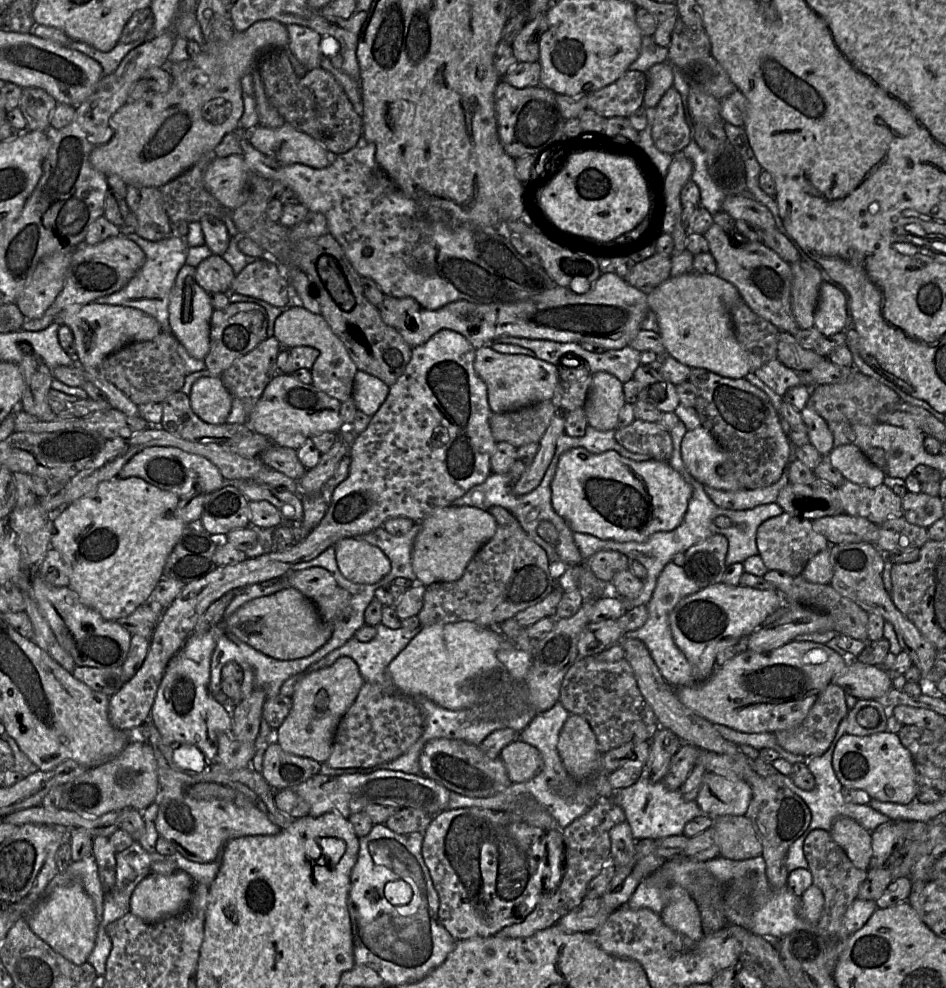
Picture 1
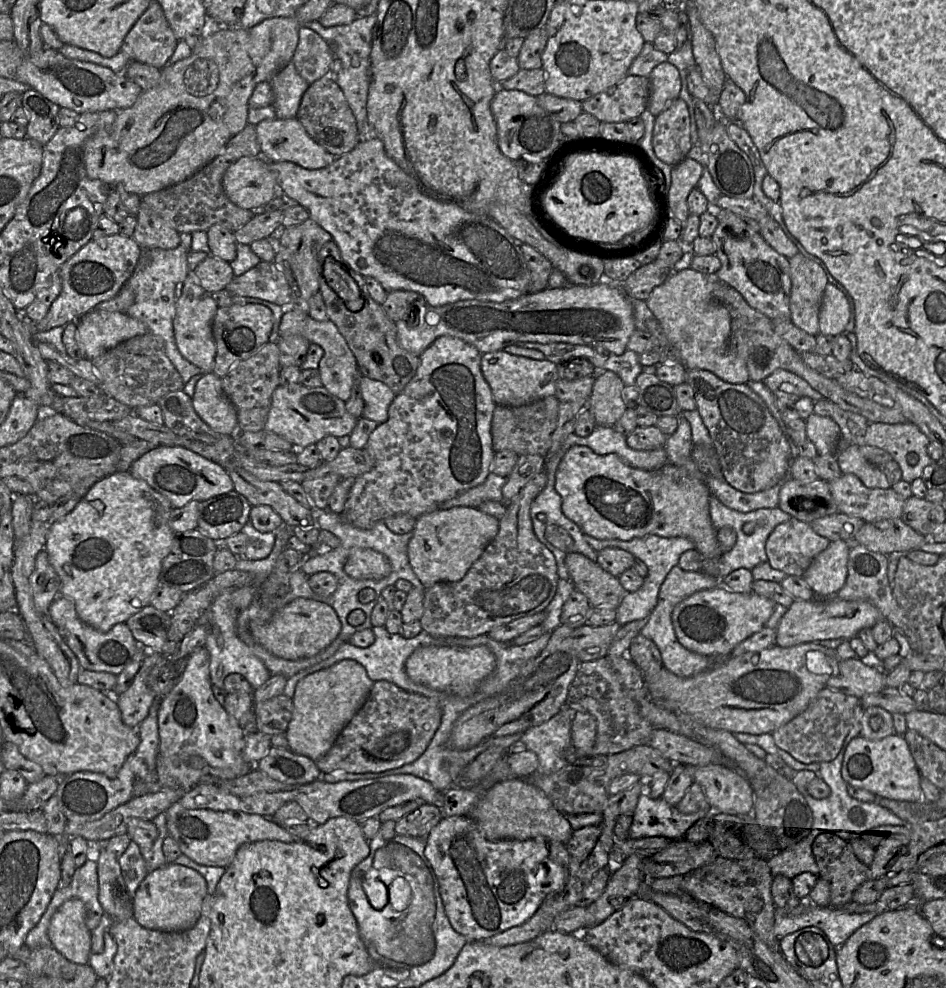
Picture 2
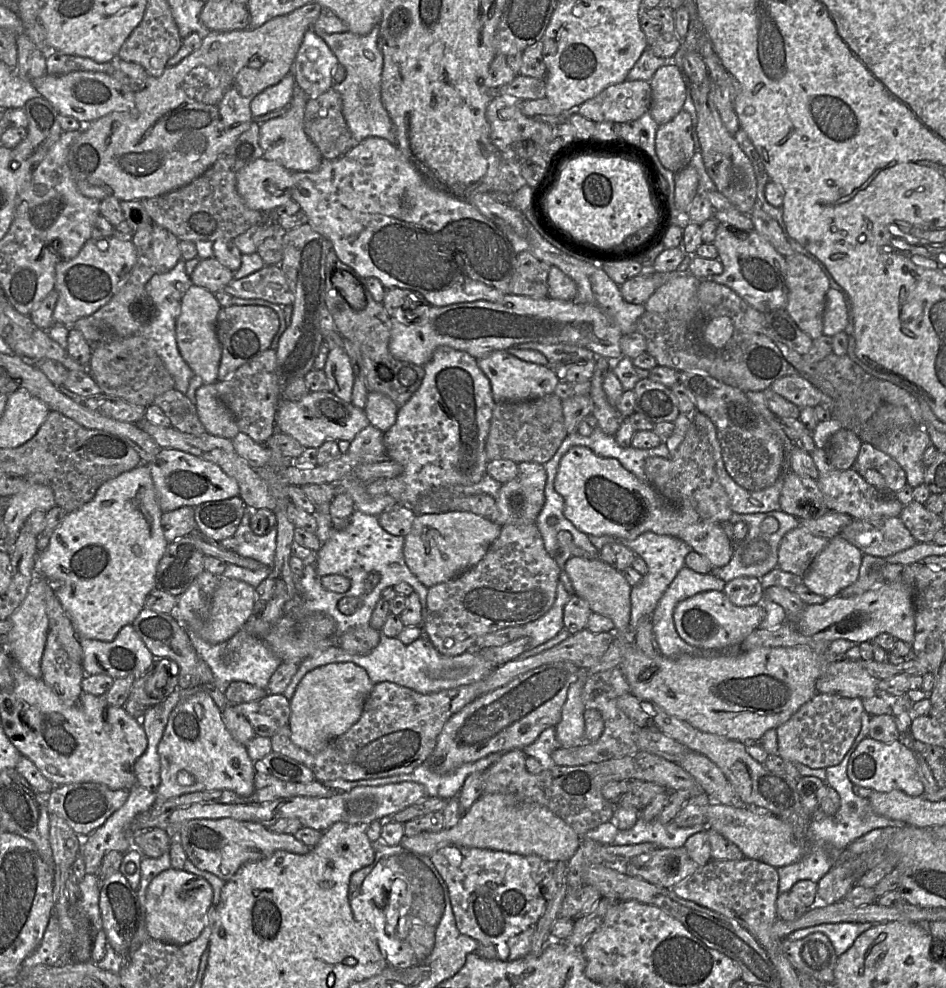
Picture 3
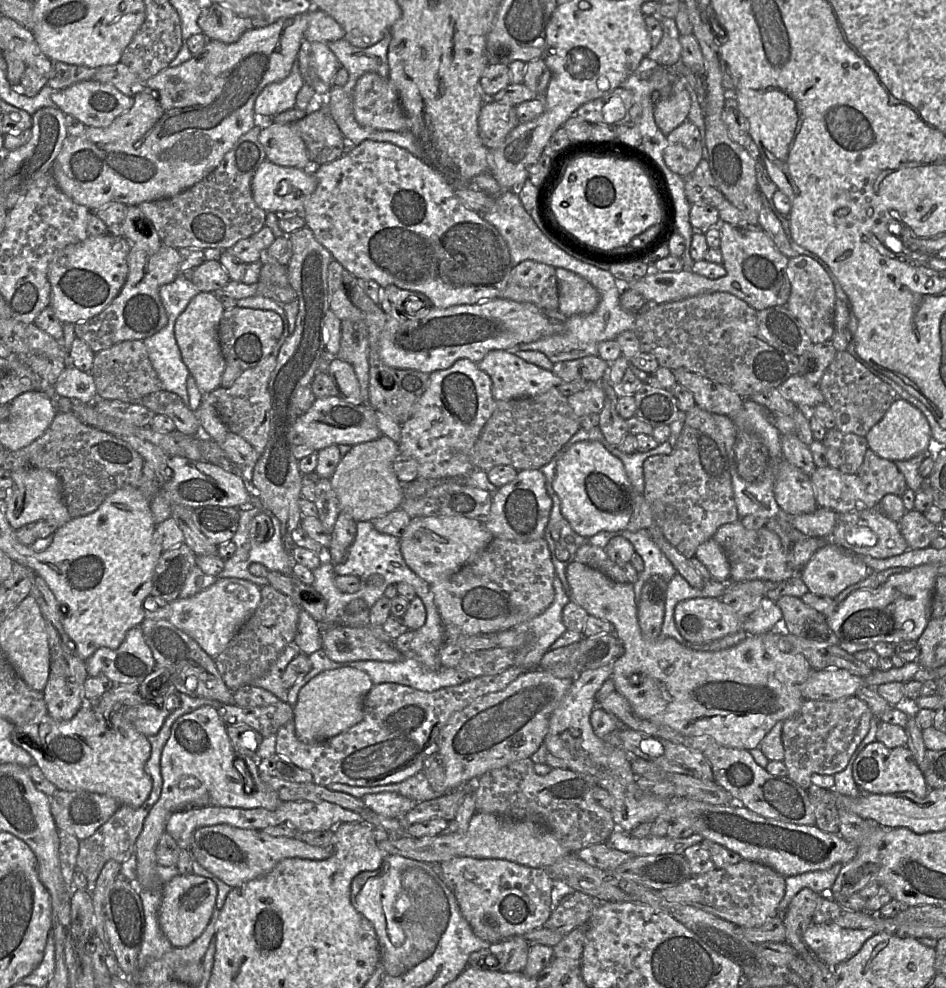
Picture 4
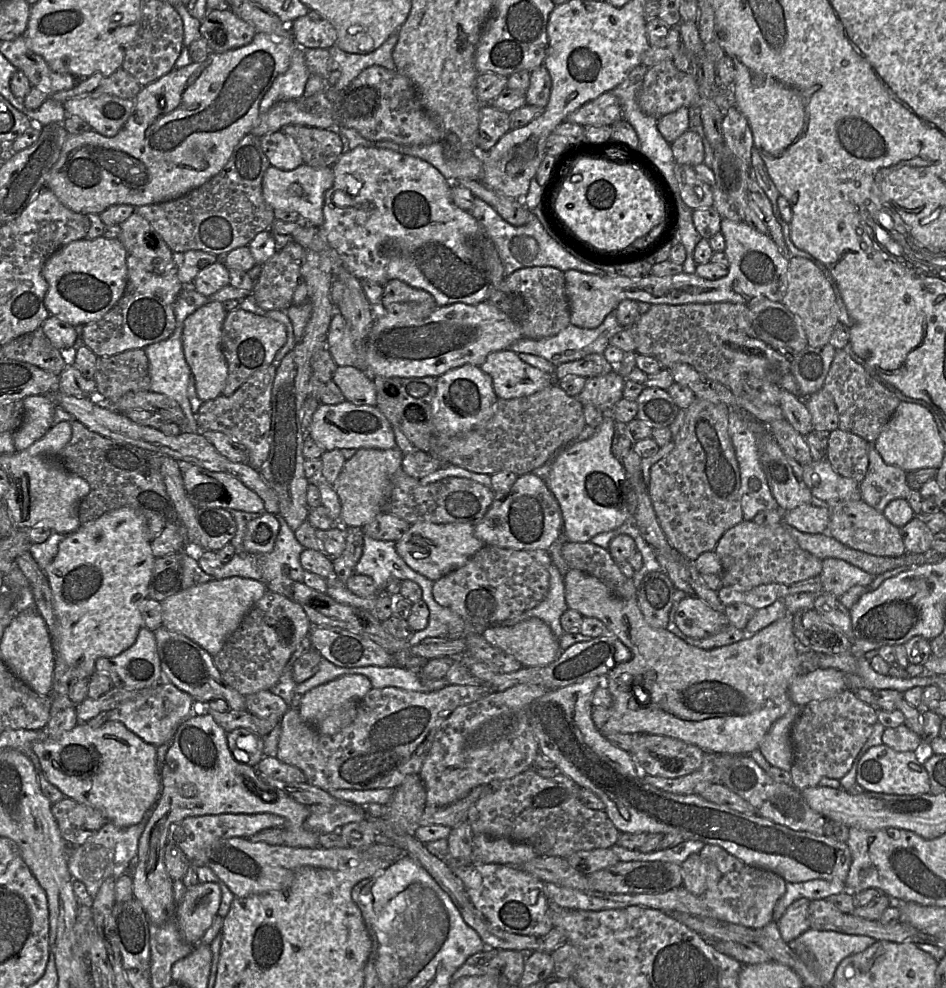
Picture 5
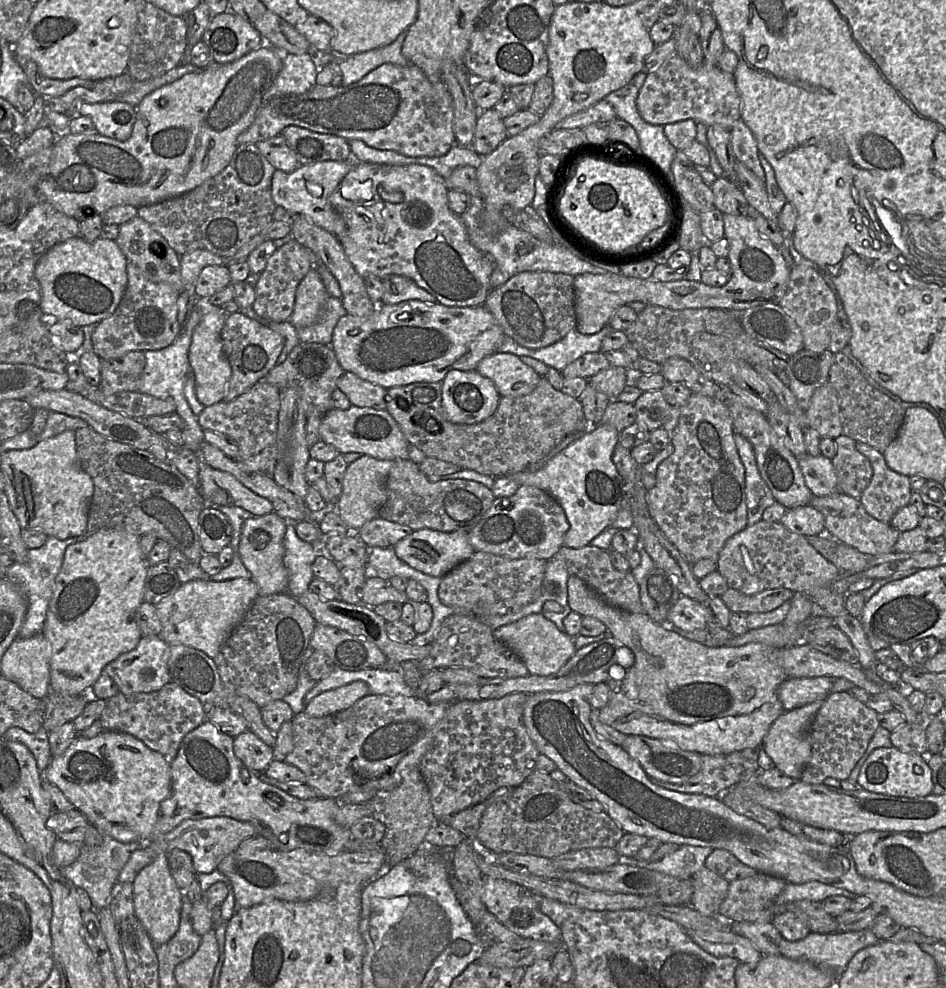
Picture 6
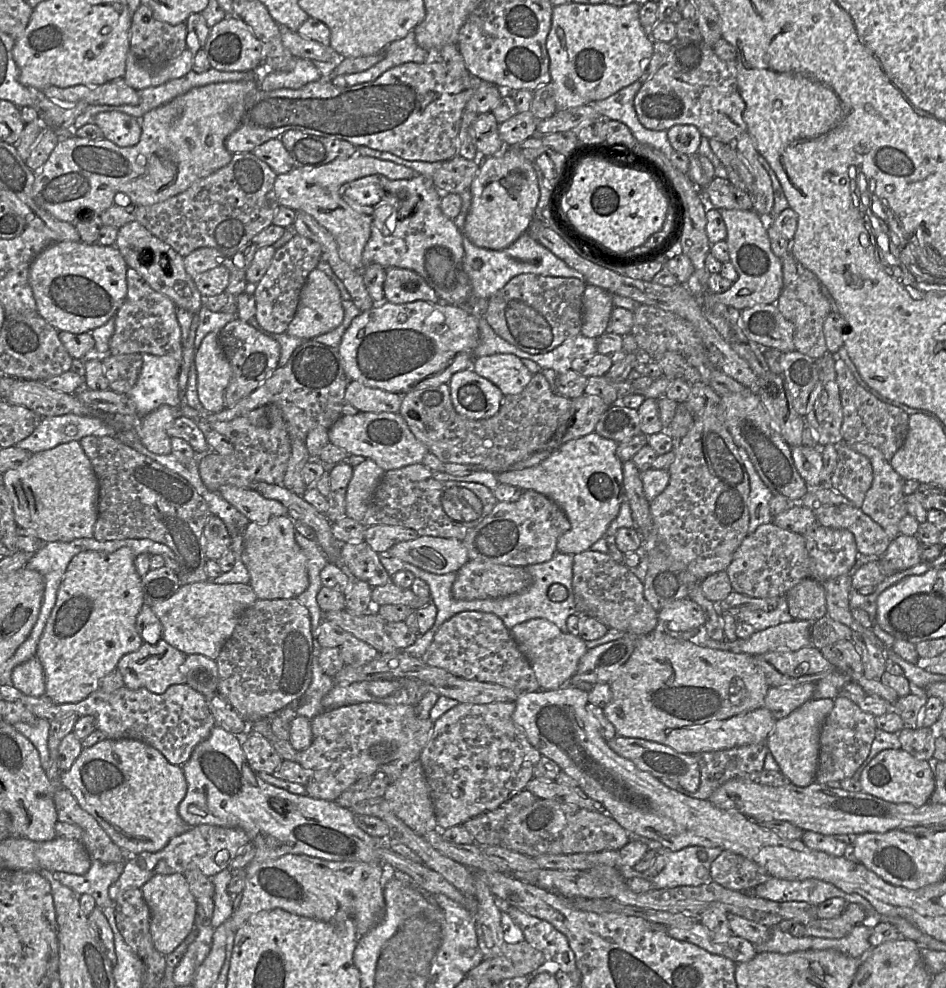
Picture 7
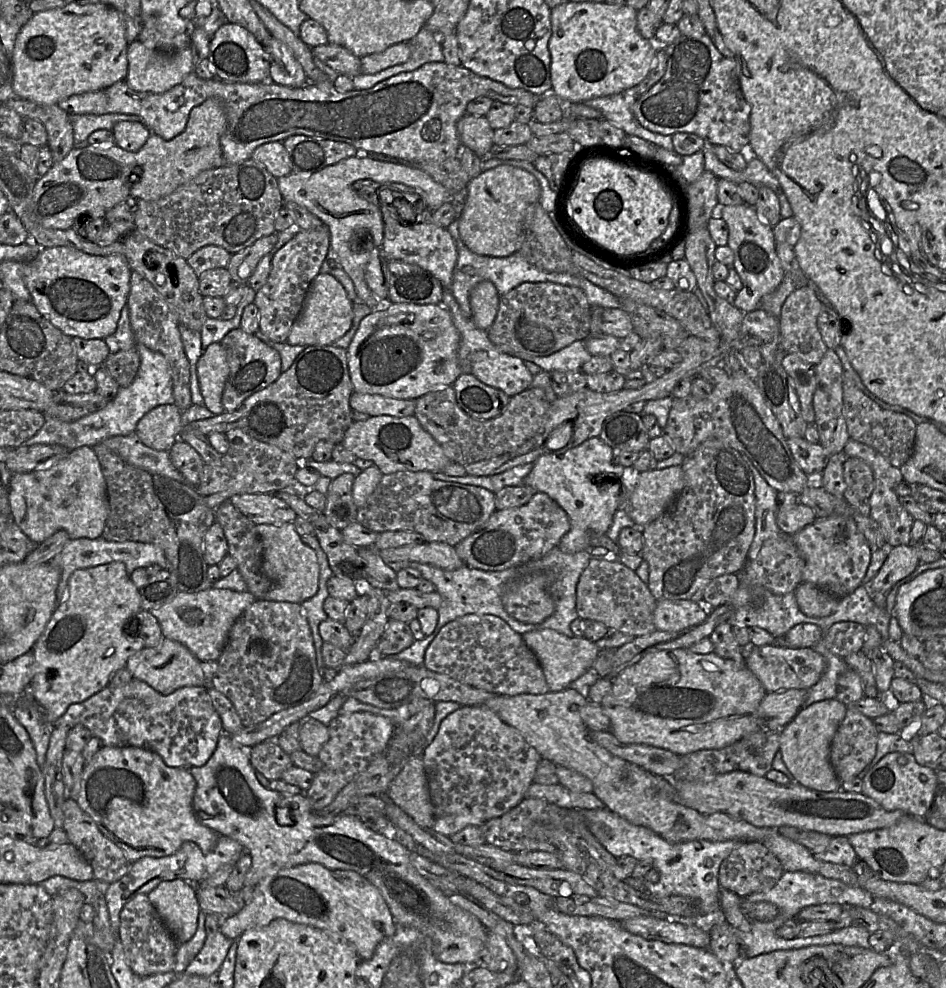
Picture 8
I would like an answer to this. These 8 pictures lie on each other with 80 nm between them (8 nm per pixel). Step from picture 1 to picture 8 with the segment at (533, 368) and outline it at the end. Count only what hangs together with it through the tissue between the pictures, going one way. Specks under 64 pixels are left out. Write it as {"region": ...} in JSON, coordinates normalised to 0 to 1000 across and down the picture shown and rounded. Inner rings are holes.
{"region":[[[503,355],[498,359],[498,378],[539,402],[560,393],[564,383],[552,363],[536,357],[514,355]]]}

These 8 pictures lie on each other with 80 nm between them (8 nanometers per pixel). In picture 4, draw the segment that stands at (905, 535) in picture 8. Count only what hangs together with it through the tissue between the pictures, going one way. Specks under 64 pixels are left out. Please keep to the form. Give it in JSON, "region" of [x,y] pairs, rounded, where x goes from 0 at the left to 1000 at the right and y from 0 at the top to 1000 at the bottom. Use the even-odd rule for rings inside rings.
{"region":[[[920,453],[914,457],[907,481],[916,499],[929,510],[938,500],[953,502],[960,495],[956,481],[944,467],[929,463]]]}

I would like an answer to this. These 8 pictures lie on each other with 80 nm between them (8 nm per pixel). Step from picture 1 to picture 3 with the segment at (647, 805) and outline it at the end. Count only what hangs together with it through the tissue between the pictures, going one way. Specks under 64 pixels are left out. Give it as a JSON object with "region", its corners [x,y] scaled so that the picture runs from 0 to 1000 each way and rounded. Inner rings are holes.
{"region":[[[678,826],[671,835],[661,841],[653,840],[649,855],[667,855],[681,852],[692,854],[696,858],[719,858],[726,849],[745,838],[745,835],[736,835],[728,838],[718,837],[712,831],[699,833],[696,829],[682,831]]]}

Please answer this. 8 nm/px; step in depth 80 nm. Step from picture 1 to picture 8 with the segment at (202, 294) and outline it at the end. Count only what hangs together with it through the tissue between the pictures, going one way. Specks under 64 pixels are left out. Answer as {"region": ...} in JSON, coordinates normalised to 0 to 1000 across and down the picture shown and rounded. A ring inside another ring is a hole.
{"region":[[[224,347],[216,353],[207,377],[217,412],[226,420],[238,417],[235,399],[241,376],[239,359],[233,347]]]}

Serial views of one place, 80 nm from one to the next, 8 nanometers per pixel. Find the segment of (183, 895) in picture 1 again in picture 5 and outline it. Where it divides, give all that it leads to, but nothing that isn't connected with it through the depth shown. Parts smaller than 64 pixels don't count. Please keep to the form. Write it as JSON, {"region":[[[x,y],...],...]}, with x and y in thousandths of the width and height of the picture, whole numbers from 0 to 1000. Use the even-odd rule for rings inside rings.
{"region":[[[225,893],[209,894],[197,900],[185,920],[184,929],[192,949],[203,956],[210,954],[230,924],[234,900]]]}

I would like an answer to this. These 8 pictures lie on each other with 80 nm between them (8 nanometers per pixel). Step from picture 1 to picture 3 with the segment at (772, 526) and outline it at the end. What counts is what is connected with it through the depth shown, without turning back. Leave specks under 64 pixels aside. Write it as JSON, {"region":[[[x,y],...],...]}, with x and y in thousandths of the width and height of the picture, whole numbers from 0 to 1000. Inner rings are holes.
{"region":[[[848,532],[832,538],[822,555],[822,572],[828,578],[849,584],[877,546],[862,543]]]}

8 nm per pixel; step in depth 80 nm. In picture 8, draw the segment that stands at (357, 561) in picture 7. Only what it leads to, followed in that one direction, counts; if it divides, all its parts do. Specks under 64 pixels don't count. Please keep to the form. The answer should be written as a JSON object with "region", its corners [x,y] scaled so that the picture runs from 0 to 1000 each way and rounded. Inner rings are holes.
{"region":[[[378,555],[378,561],[384,569],[384,585],[393,594],[406,598],[416,598],[422,595],[420,580],[404,567],[397,555]]]}

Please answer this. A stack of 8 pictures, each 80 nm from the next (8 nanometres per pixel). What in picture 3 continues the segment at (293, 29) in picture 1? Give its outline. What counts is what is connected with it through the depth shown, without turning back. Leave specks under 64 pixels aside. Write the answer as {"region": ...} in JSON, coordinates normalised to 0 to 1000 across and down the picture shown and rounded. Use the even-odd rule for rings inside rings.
{"region":[[[327,29],[310,63],[313,85],[327,99],[336,98],[352,88],[352,72],[357,64],[345,43]]]}

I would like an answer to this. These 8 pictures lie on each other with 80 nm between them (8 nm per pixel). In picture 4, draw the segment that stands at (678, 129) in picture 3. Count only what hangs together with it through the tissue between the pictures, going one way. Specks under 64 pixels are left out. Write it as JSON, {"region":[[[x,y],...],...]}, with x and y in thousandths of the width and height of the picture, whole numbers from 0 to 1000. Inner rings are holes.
{"region":[[[726,119],[720,127],[704,138],[705,148],[701,153],[704,168],[721,179],[733,175],[742,161],[742,146],[738,130]]]}

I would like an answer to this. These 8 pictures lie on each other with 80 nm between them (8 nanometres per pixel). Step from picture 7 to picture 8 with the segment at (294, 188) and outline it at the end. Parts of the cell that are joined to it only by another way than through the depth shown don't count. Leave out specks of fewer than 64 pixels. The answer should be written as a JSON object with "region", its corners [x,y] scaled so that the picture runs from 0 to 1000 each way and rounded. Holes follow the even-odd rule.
{"region":[[[377,158],[363,161],[336,173],[308,174],[293,180],[293,184],[300,204],[311,204],[325,212],[347,231],[350,255],[373,284],[379,304],[393,312],[393,316],[407,314],[415,306],[411,304],[399,309],[403,302],[392,296],[386,283],[386,272],[392,253],[395,250],[403,251],[406,240],[403,212],[384,199],[384,192],[387,194],[386,187],[389,184],[399,184],[403,187],[423,185],[433,188],[441,193],[449,207],[458,215],[469,205],[477,203],[479,197],[440,167]]]}

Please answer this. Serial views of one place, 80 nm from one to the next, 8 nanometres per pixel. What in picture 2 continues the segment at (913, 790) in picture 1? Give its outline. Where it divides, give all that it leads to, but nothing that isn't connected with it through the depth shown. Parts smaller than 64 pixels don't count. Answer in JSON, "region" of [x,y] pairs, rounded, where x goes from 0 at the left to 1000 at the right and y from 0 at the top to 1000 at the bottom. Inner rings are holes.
{"region":[[[945,742],[930,749],[910,745],[901,747],[892,759],[889,784],[896,795],[915,799],[927,807],[960,812],[976,811],[974,783],[955,744]]]}

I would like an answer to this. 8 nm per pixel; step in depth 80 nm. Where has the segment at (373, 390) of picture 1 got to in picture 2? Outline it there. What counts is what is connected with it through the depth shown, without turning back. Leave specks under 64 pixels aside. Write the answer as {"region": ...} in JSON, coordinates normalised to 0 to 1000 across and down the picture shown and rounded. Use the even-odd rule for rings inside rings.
{"region":[[[386,381],[379,382],[379,393],[385,406],[384,422],[403,429],[410,424],[410,414],[418,403],[406,388]]]}

